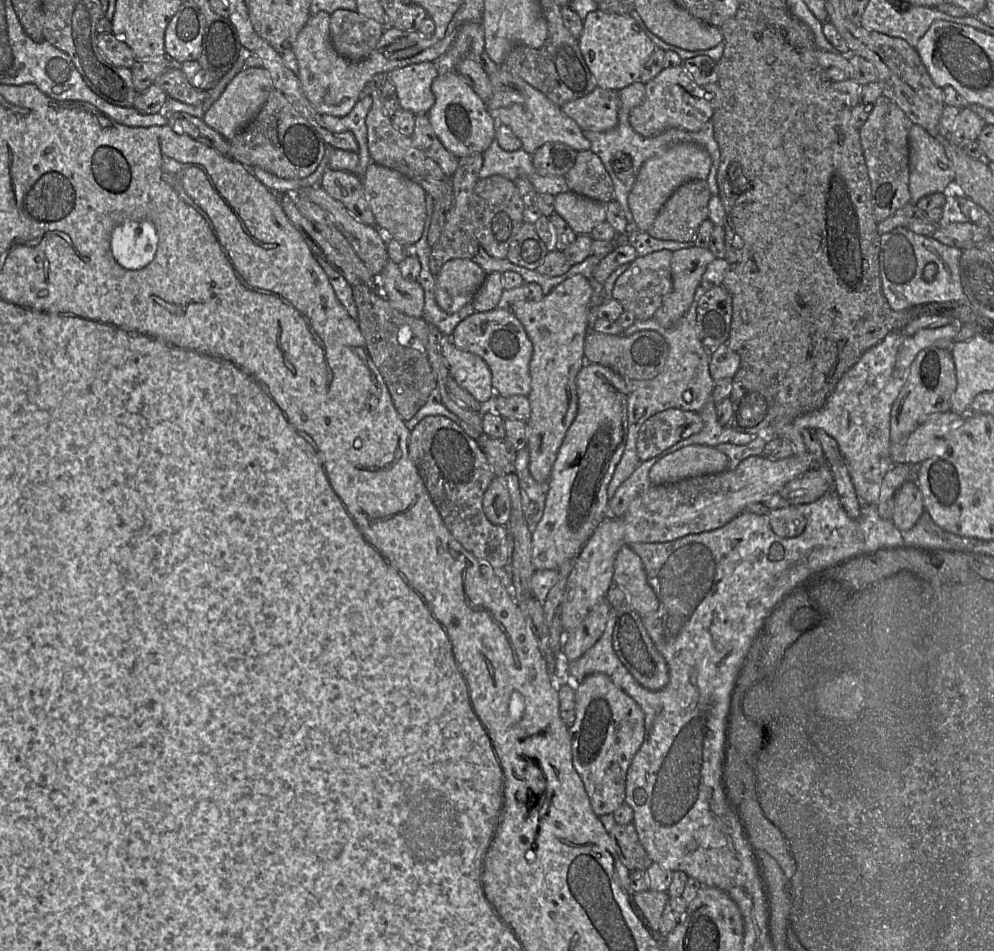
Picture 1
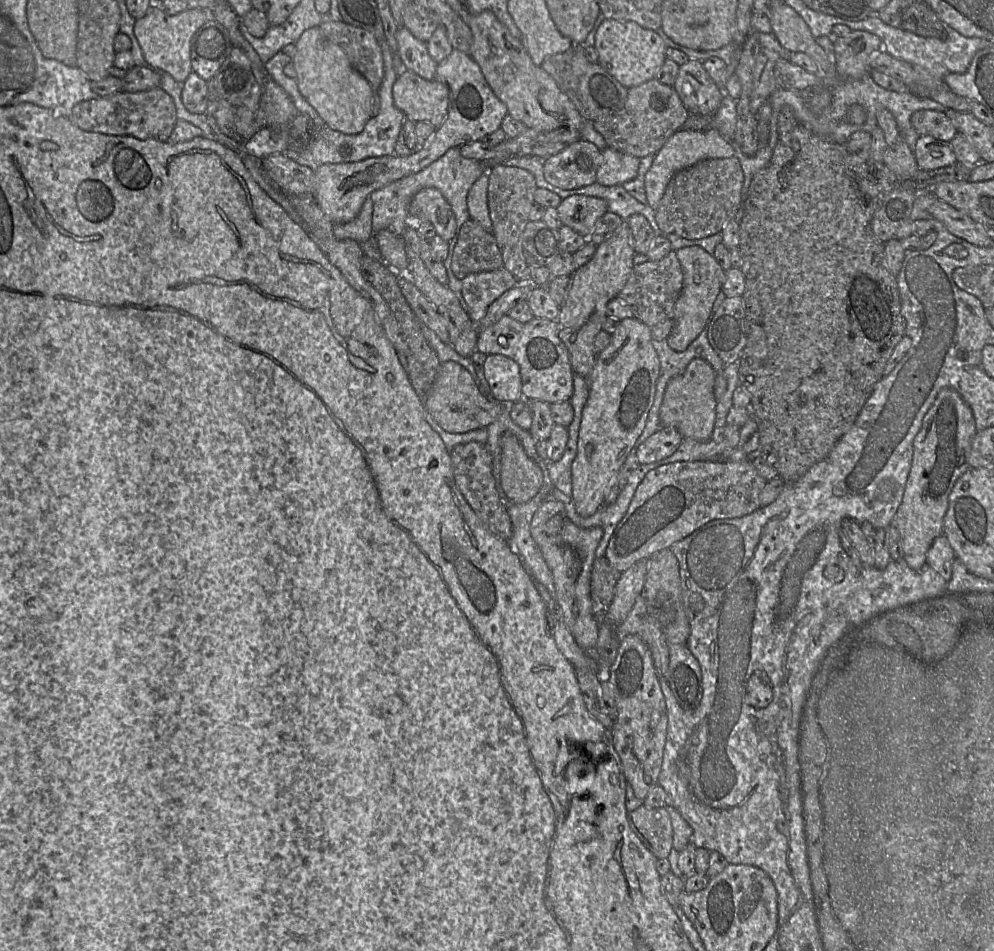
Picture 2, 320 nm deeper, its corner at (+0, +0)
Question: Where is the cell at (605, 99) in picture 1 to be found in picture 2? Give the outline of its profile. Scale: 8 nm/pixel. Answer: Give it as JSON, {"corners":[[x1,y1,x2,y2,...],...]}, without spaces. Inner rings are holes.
{"corners":[[653,79,628,89,623,109,593,121,594,128,604,137,606,147,637,158,655,155,677,131,690,113,673,87]]}

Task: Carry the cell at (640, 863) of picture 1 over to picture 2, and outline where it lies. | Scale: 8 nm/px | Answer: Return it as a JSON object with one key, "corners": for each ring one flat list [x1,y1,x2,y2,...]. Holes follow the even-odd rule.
{"corners":[[644,804,628,812,630,824,643,845,657,858,667,858,673,849,673,830,666,806,647,808]]}

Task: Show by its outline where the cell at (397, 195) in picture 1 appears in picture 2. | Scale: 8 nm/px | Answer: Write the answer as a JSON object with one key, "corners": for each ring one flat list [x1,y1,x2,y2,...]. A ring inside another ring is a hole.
{"corners":[[424,188,413,197,409,206,409,221,410,219,428,220,436,234,447,242,456,234,455,214,435,188]]}

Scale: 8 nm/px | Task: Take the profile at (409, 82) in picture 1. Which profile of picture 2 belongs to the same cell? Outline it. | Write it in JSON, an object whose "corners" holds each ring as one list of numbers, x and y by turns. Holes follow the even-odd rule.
{"corners":[[401,70,394,83,392,94,396,108,413,122,428,122,436,129,447,117,449,89,437,80,425,80,411,71]]}

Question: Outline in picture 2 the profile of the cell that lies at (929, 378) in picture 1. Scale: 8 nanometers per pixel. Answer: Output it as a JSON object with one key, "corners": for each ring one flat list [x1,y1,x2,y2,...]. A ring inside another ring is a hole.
{"corners":[[943,388,914,438,912,464,903,500,891,523,900,536,902,561,912,570,920,571,924,567,929,548,937,537,943,535,949,495,957,480,970,469,968,452,977,432,969,405,952,388]]}

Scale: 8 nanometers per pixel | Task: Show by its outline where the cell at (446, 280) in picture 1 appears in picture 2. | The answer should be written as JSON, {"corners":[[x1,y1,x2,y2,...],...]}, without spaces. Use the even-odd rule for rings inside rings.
{"corners":[[504,267,494,271,469,274,461,280,461,294,472,322,480,322,488,307,517,284]]}

